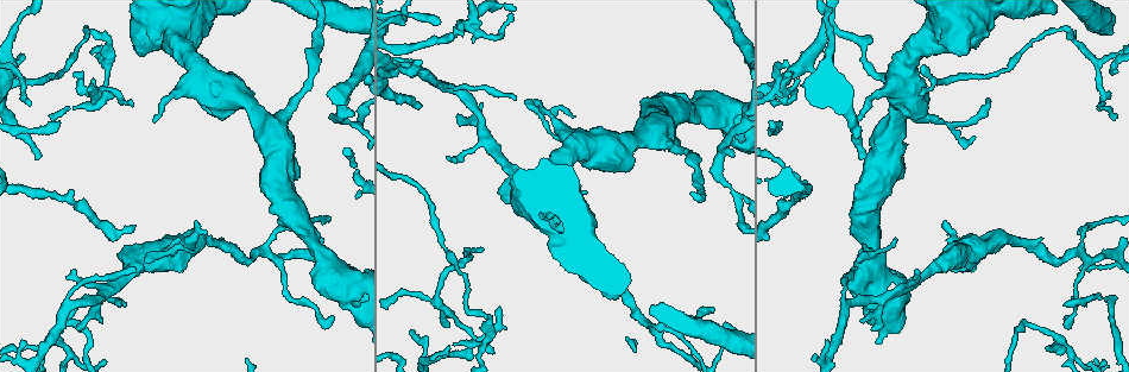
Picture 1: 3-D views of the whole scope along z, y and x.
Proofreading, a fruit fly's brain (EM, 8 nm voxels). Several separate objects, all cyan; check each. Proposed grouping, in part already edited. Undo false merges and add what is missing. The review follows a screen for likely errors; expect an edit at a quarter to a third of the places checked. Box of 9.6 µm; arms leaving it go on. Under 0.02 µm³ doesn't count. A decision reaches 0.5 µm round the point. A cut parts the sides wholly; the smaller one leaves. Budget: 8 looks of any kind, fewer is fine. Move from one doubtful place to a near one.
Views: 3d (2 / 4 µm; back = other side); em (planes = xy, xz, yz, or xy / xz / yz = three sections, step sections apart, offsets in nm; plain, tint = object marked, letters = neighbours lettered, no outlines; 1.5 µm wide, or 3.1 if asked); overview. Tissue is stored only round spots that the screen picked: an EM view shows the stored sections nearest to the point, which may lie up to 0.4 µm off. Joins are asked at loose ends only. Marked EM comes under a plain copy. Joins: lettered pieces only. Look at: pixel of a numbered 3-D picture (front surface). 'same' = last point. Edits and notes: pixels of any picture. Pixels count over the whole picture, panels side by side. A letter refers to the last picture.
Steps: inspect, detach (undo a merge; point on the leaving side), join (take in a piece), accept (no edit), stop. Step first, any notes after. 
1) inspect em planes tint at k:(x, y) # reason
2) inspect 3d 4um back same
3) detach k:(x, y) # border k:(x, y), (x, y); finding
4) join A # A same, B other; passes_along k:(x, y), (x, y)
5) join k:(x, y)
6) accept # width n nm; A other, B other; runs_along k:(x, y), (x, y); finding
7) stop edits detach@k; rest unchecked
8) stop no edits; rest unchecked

inspect 3d 2um back at 1:(136, 267) # branch stops here

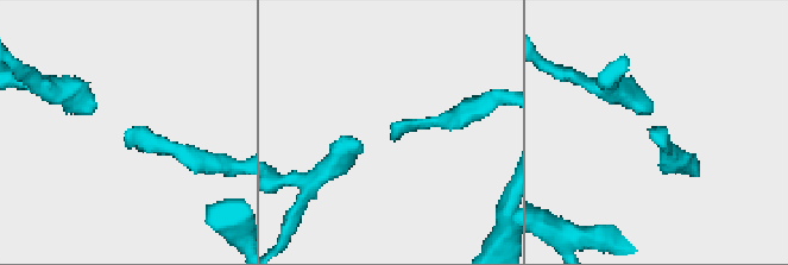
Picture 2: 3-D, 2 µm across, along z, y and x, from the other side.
inspect em planes tint at 2:(652, 130)

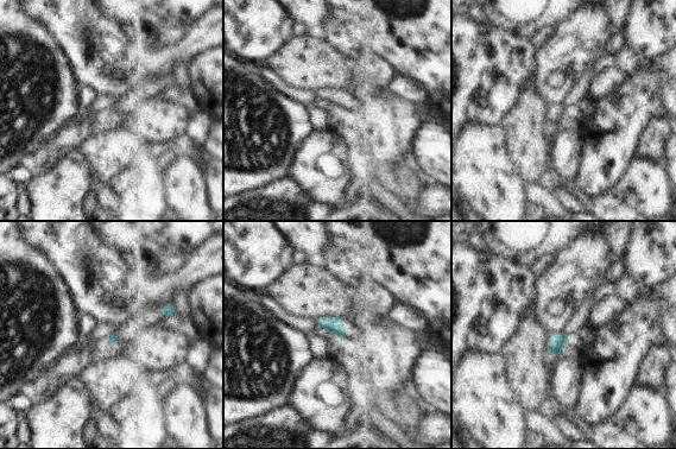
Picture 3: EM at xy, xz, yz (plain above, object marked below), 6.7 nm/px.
inspect em planes letters same # see the neighbours

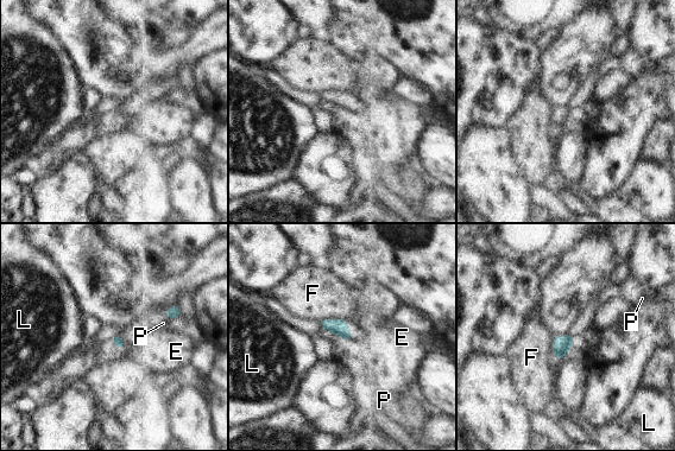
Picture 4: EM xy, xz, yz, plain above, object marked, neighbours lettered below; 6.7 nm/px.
accept # E other, F other, L other, P other; border 4:(125, 341), (120, 349); no lettered piece goes on from it

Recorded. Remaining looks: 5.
inspect em yz step 8 tint at 1:(71, 306)

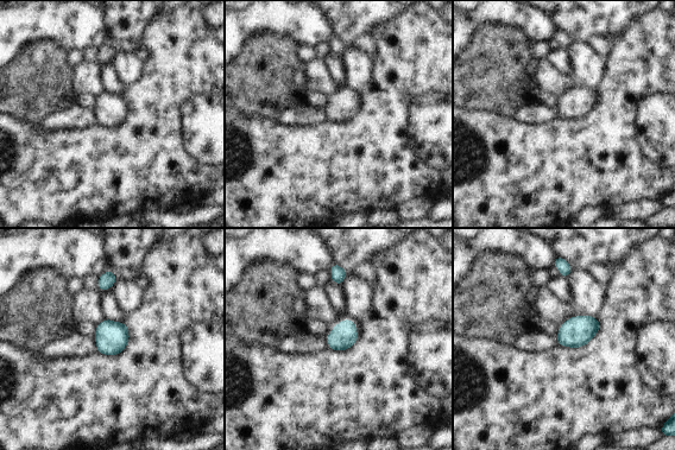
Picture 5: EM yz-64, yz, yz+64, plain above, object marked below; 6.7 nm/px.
inspect em planes letters same # cut it another way

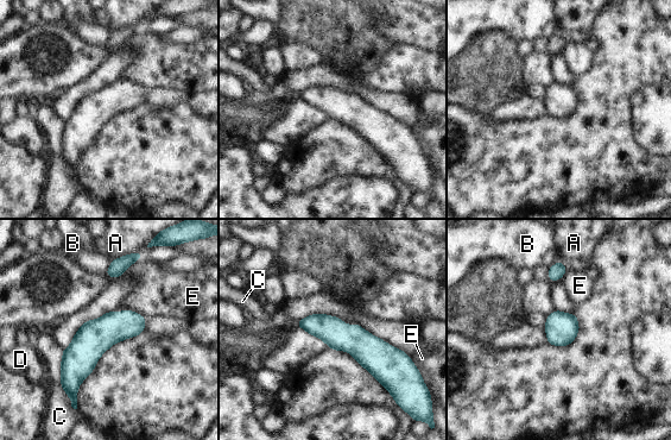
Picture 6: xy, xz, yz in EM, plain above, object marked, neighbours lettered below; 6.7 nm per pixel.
accept # A other, B other, C other, D other, E other; runs_along 6:(302, 324), (400, 353); one neuron here

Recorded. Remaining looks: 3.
inspect em planes letters at 1:(1079, 233) # branch stops here

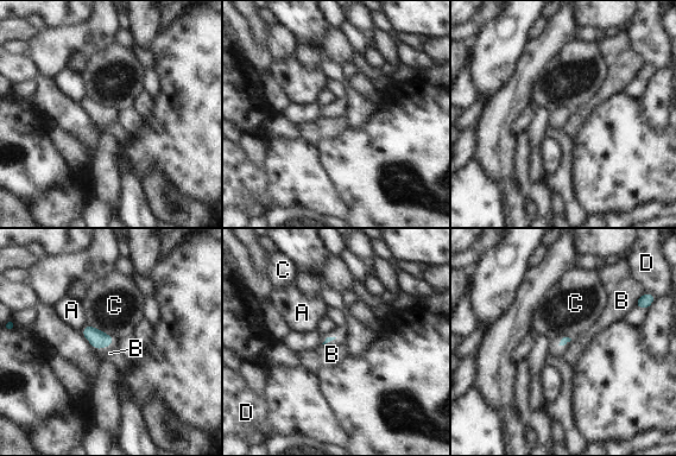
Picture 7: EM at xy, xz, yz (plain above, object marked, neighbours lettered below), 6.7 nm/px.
accept # A other, B other, C other, D other; border 7:(112, 343), (98, 349); none of them fits

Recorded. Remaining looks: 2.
stop no edits; rest unchecked

